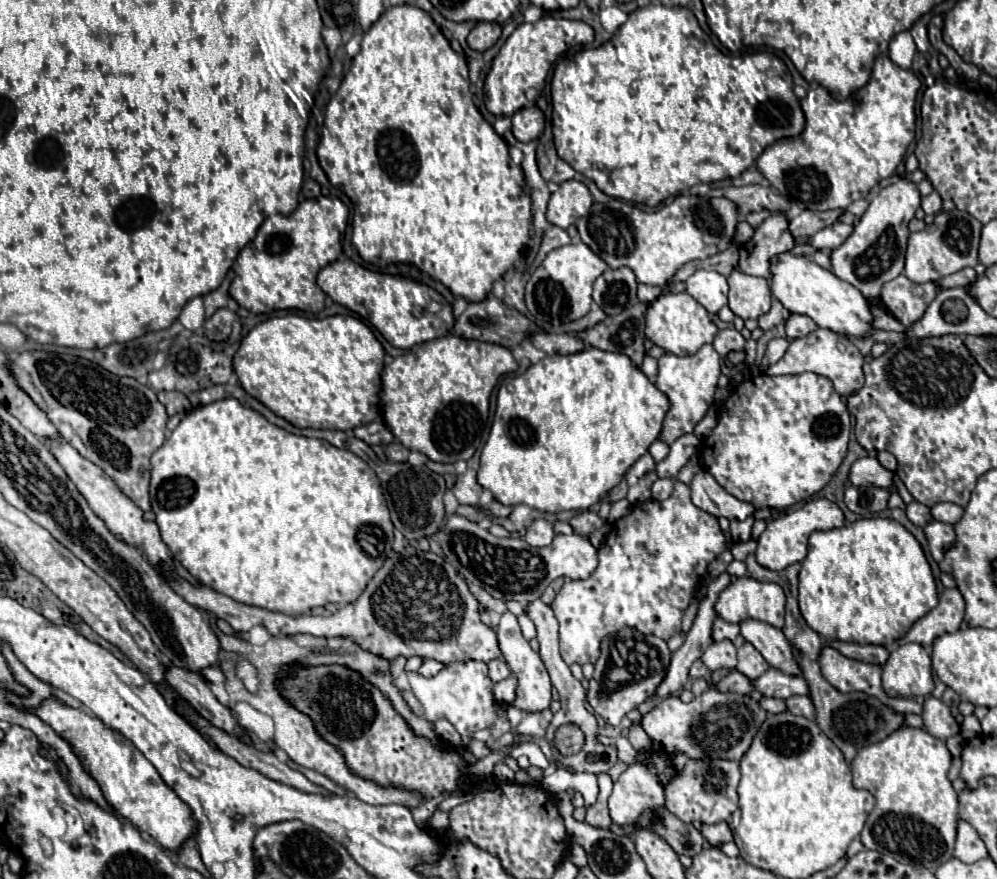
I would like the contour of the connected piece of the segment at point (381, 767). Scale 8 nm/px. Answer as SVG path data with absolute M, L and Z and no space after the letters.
M298 666L296 676L288 680L280 680L278 686L300 712L306 712L314 720L318 732L322 732L322 736L326 736L330 744L334 744L336 748L342 748L346 756L346 764L358 776L370 778L382 786L396 784L406 790L416 790L426 800L432 796L438 796L444 790L456 790L456 786L462 786L466 782L466 776L460 772L460 768L474 758L464 750L458 752L456 748L446 748L438 744L432 746L428 740L414 736L408 724L394 712L394 708L390 708L390 702L378 692L378 688L374 688L372 684L366 684L366 680L358 676L358 672L350 672L348 668L342 668L342 666L318 666L318 668Z

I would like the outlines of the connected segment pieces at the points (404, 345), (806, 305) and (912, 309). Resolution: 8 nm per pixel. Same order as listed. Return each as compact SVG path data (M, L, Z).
M336 260L322 268L318 272L318 286L336 304L368 320L394 348L408 350L426 340L434 340L448 334L450 324L454 324L452 306L436 290L408 278L372 272L352 260Z
M782 252L770 264L770 292L776 300L784 304L786 310L802 316L810 316L820 328L834 330L846 336L866 336L870 332L872 314L868 300L852 284L836 278L830 270L818 266L808 256L794 256L792 252Z
M900 274L882 286L880 298L896 320L900 320L904 326L910 326L914 320L922 318L930 300L934 300L938 292L940 290L932 282L916 284Z

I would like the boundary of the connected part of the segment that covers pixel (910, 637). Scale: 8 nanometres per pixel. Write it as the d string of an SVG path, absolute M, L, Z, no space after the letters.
M956 588L944 590L940 604L930 610L924 618L912 624L912 628L898 640L898 644L916 642L924 648L932 646L934 640L946 632L956 632L964 616L964 600Z

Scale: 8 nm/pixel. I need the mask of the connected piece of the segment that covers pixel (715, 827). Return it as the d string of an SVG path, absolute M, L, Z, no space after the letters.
M722 822L722 824L712 824L712 826L702 826L702 834L704 834L704 838L706 838L712 846L720 846L720 844L732 840L732 832L730 832L730 828L728 828L726 822Z

